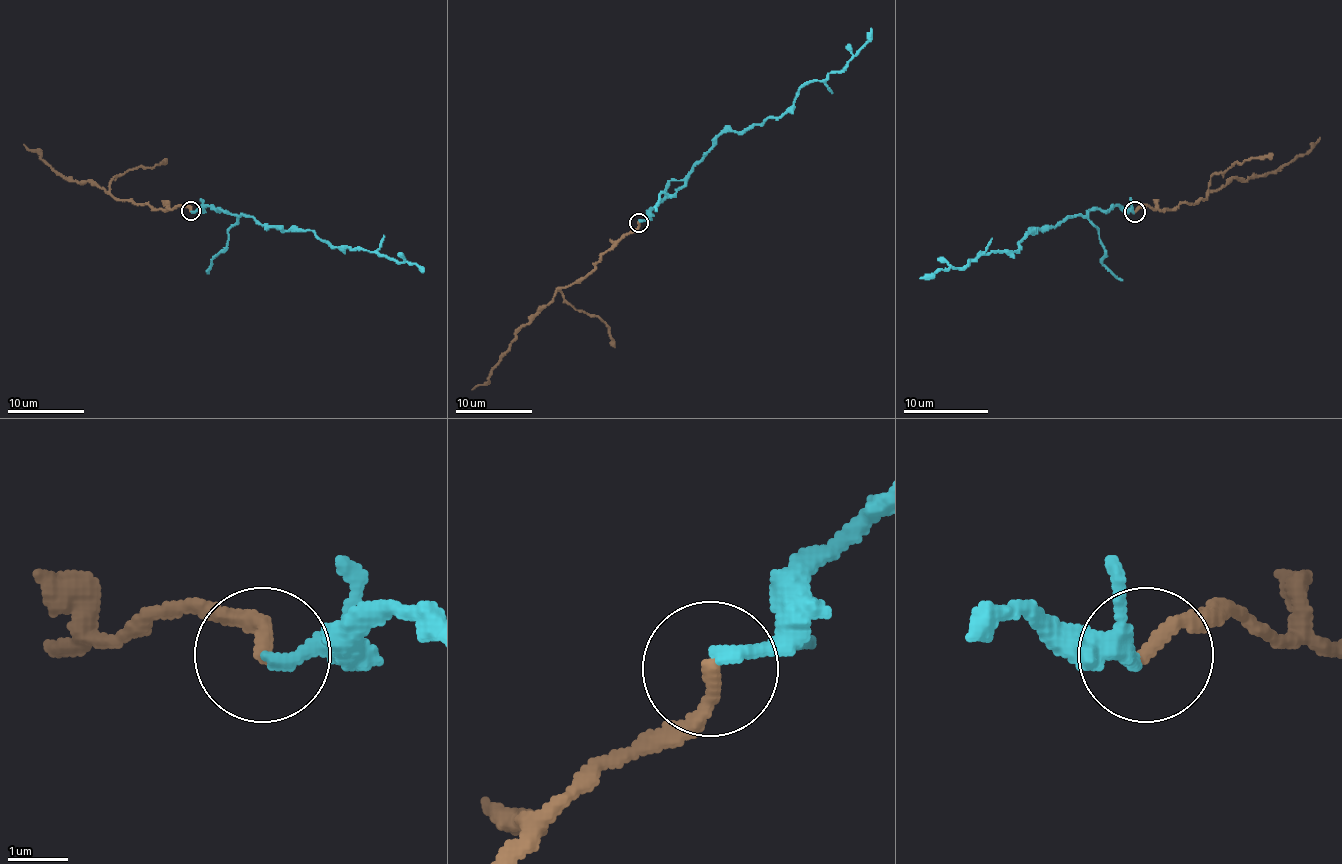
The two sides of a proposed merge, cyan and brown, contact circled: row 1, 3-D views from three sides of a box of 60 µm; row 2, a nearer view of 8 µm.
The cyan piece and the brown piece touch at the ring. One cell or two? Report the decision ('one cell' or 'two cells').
one cell

